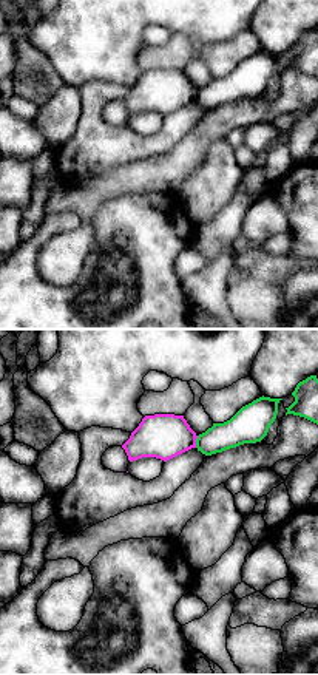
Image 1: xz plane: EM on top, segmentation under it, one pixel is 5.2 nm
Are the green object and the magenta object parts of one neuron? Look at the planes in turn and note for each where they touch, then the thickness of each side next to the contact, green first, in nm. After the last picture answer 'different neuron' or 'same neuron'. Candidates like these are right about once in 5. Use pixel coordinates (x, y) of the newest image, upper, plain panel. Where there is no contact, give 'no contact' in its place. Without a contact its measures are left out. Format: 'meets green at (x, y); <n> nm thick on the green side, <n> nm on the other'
meets green at (196, 96); 160 nm thick on the green side, 240 nm on the other

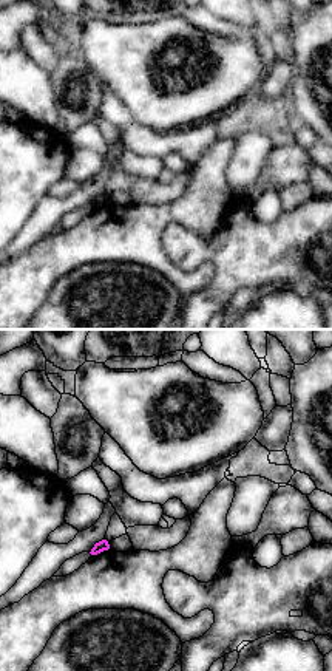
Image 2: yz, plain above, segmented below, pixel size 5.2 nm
no contact

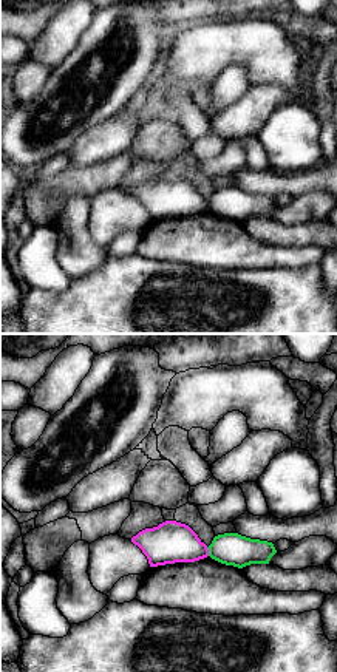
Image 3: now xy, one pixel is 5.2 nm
meets green at (209, 206); 170 nm thick on the green side, 220 nm on the other

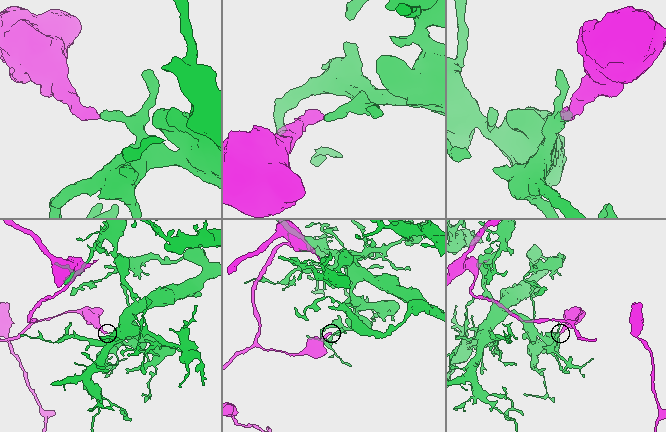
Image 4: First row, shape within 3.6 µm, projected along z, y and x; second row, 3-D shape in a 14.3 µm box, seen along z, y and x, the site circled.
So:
different neuron

